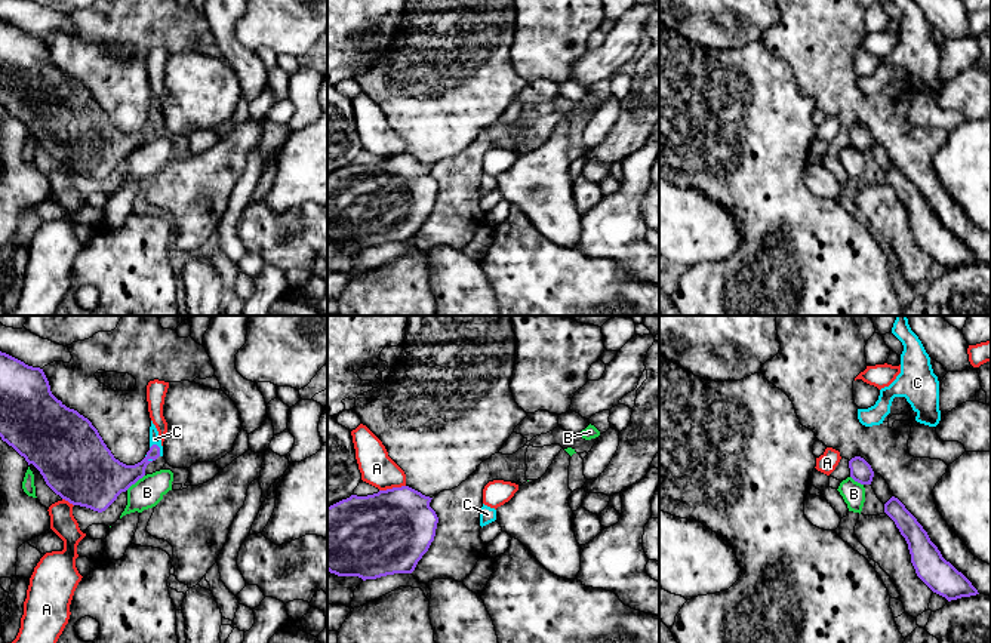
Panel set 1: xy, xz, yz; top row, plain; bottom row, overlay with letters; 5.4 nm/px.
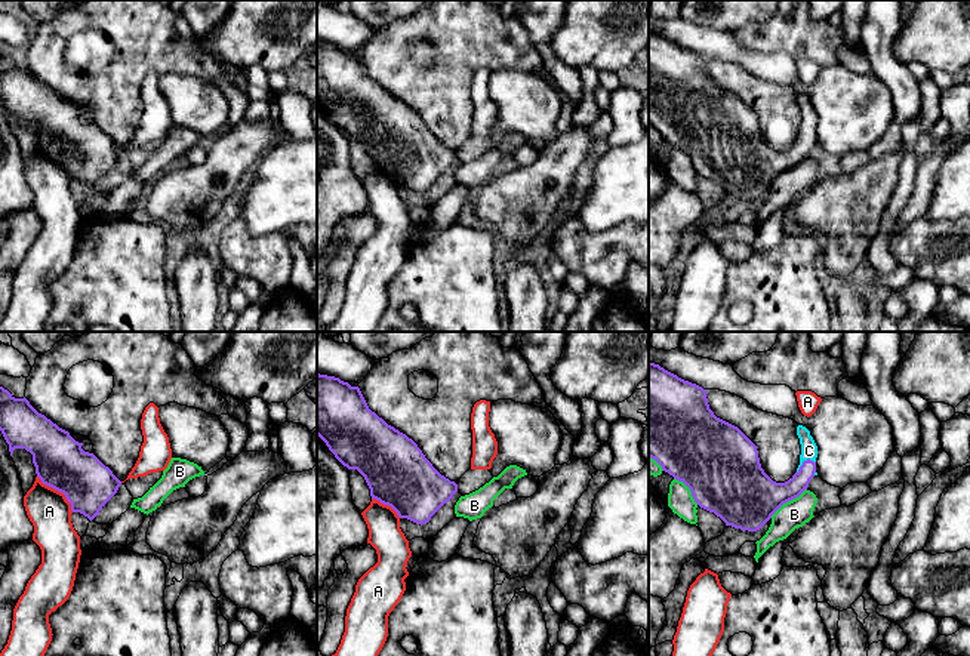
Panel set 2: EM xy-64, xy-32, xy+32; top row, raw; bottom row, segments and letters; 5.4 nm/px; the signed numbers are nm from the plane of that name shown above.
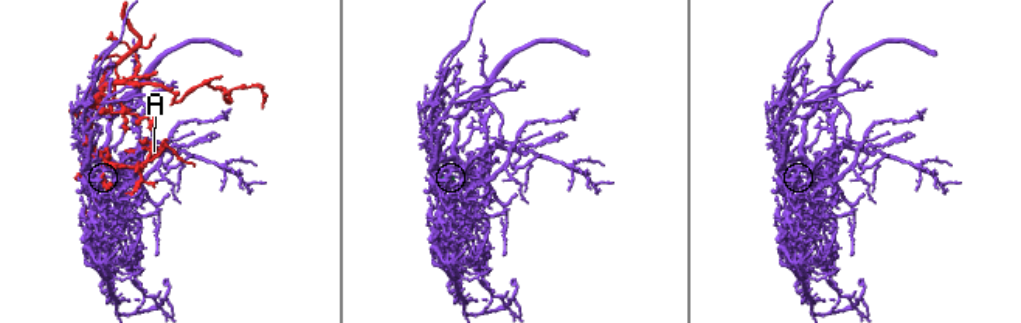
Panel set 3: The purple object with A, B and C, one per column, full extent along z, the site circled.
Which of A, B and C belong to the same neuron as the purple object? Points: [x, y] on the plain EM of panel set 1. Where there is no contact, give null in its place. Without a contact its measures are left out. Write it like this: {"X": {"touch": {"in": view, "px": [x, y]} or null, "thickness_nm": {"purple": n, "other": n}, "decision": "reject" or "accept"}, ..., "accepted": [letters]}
{"A": {"touch": {"in": "xz", "px": [393, 156]}, "thickness_nm": {"purple": 440, "other": 180}, "decision": "reject"}, "B": {"touch": {"in": "xy", "px": [135, 150]}, "thickness_nm": {"purple": 320, "other": 170}, "decision": "reject"}, "C": {"touch": {"in": "xy", "px": [159, 117]}, "thickness_nm": {"purple": 140, "other": 60}, "decision": "accept"}, "accepted": ["C"]}

